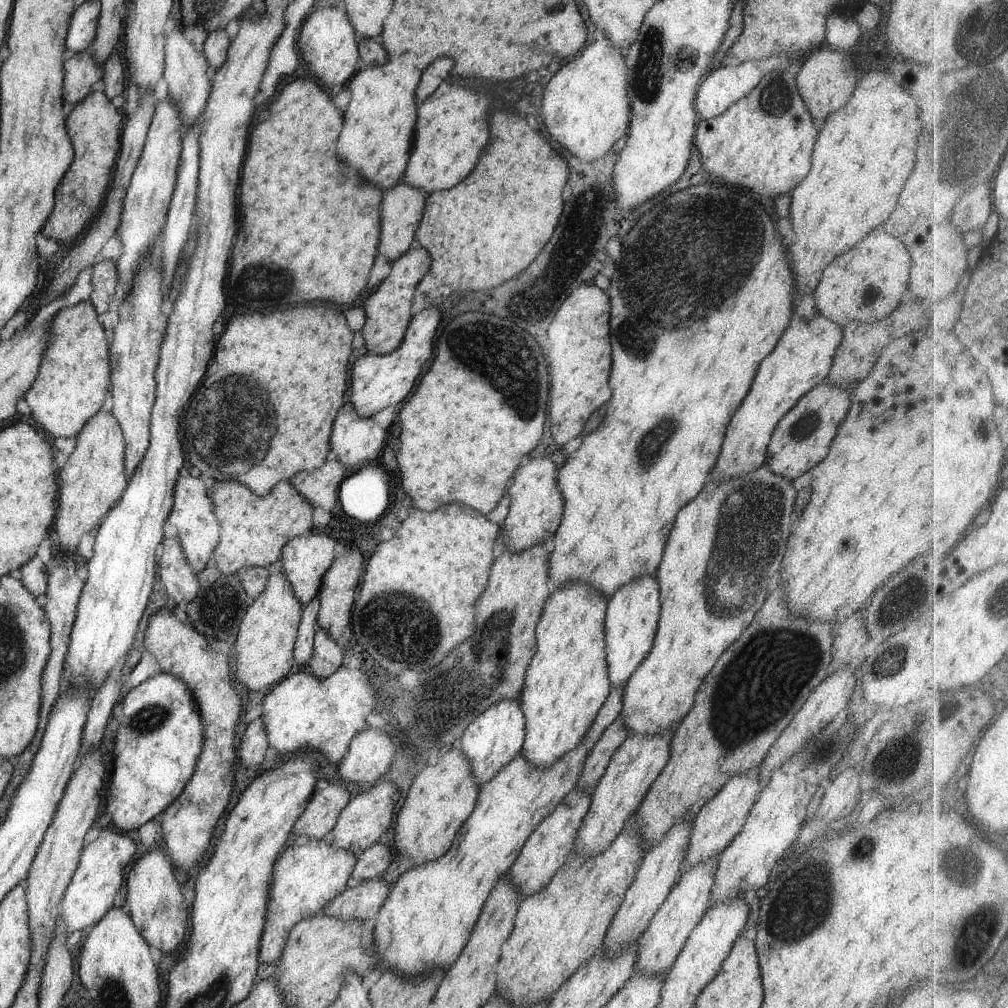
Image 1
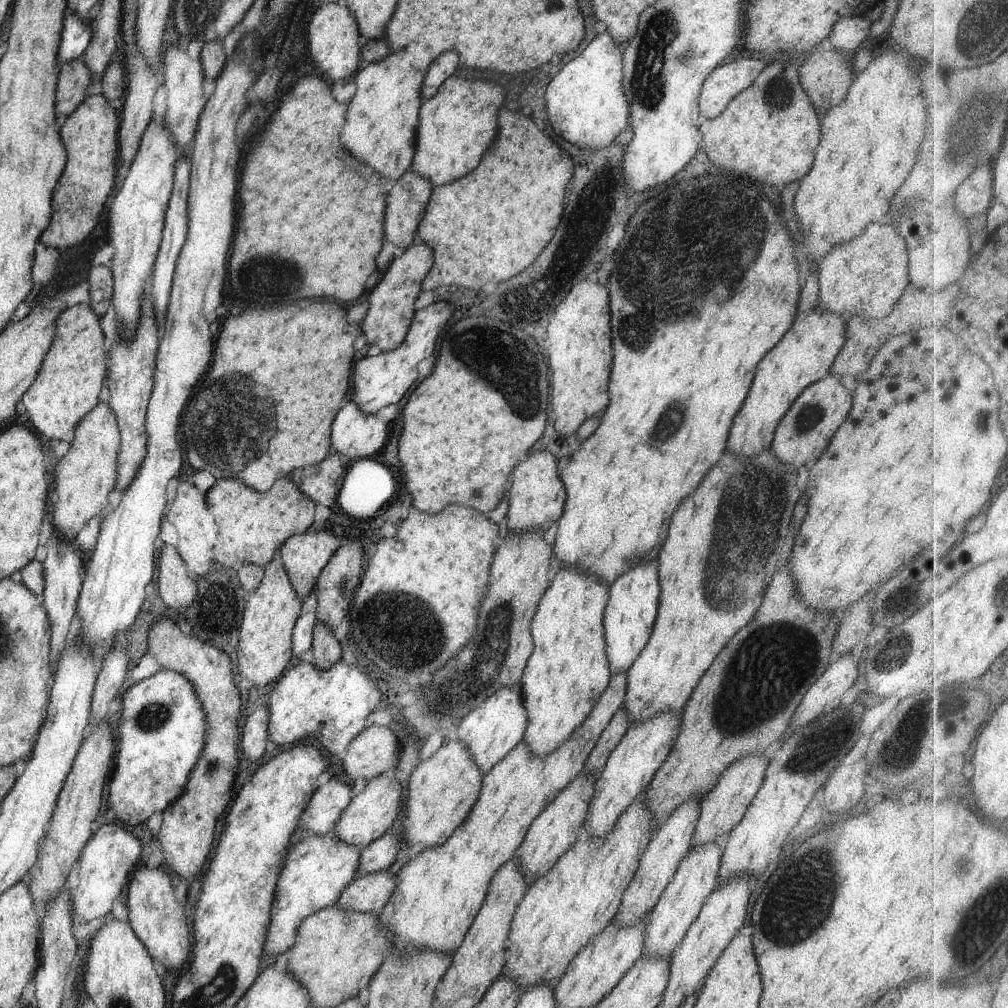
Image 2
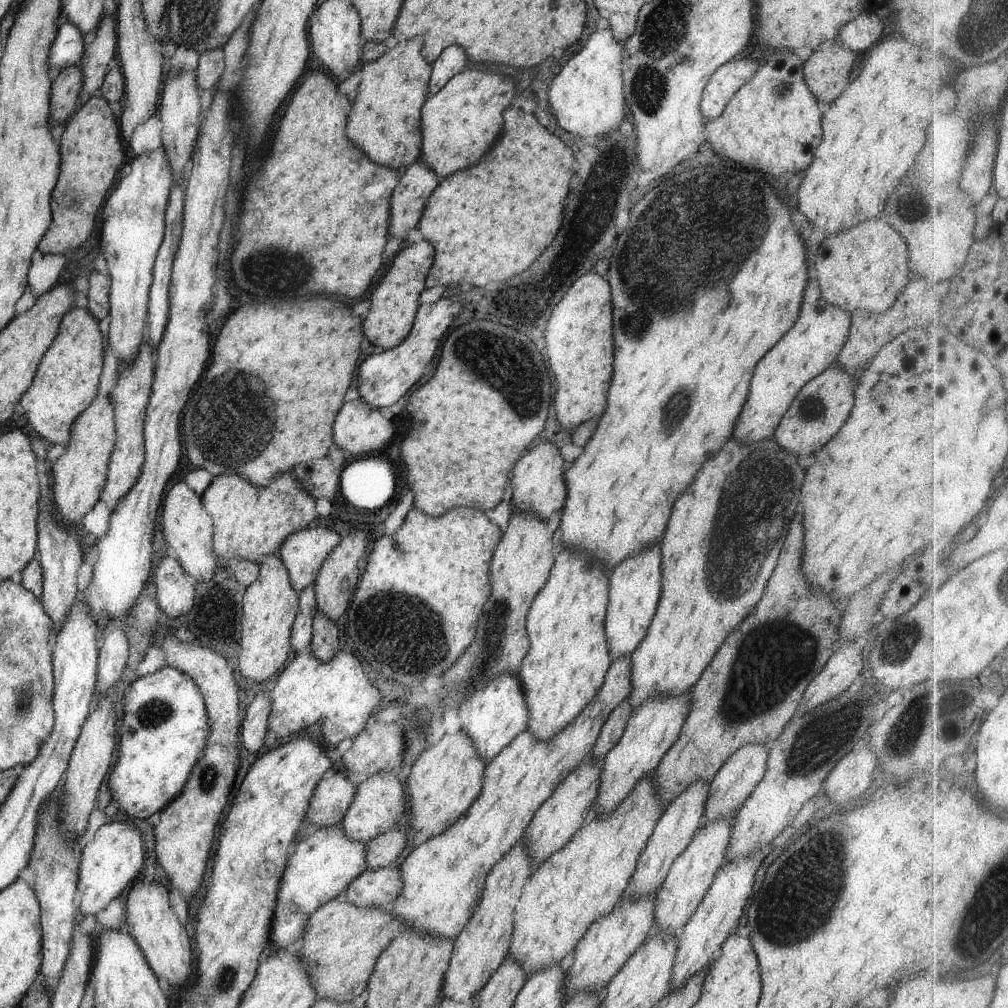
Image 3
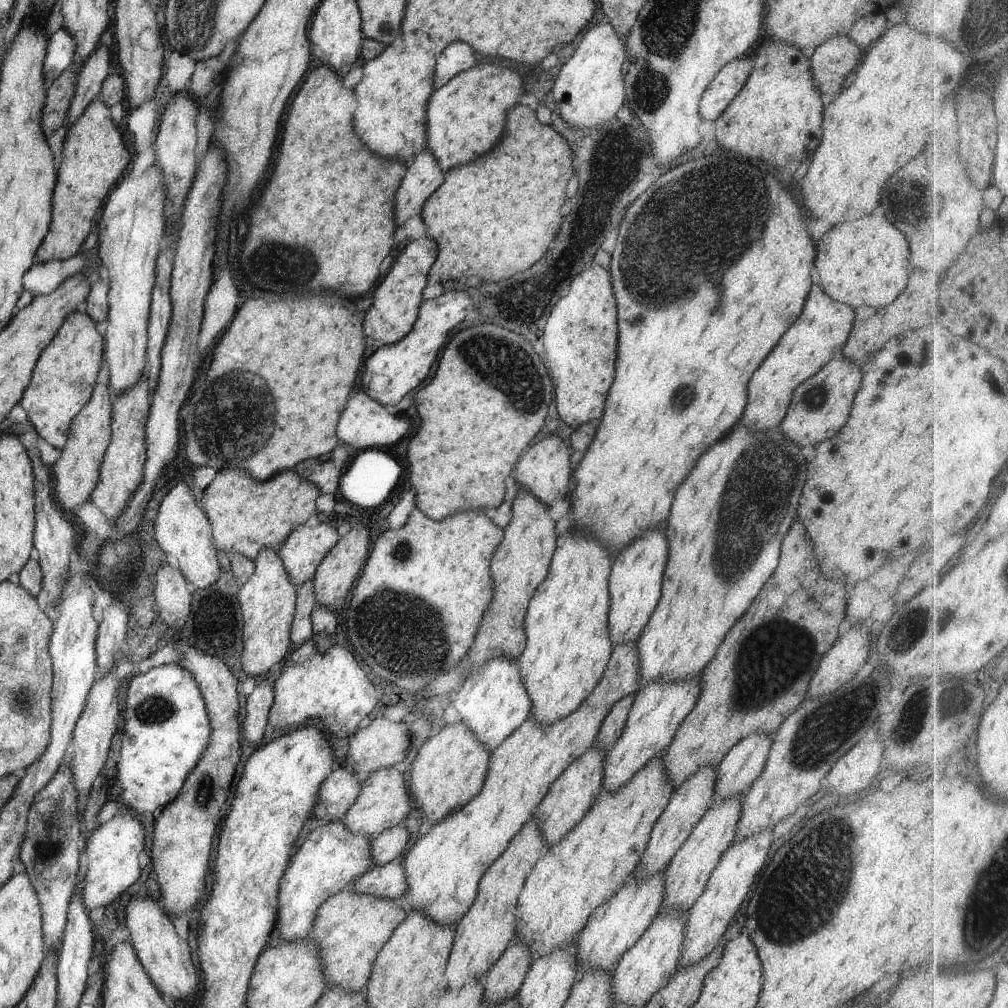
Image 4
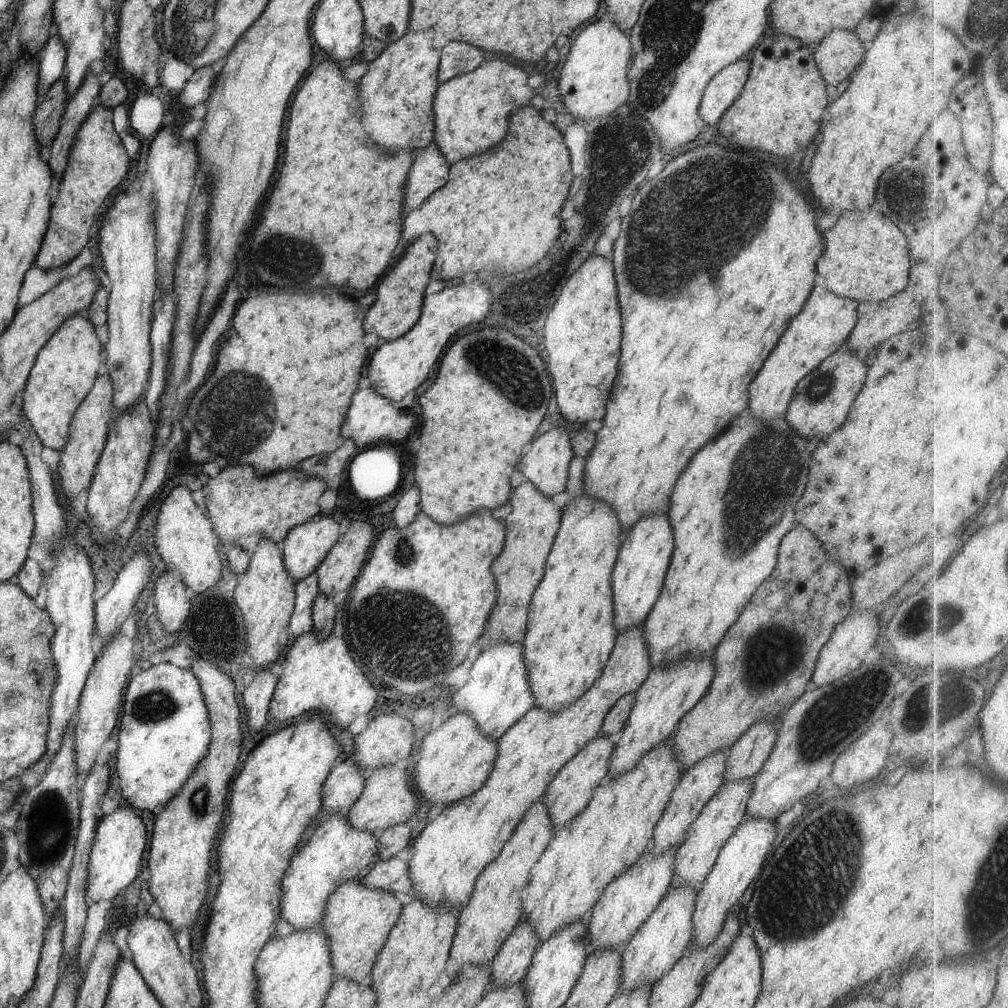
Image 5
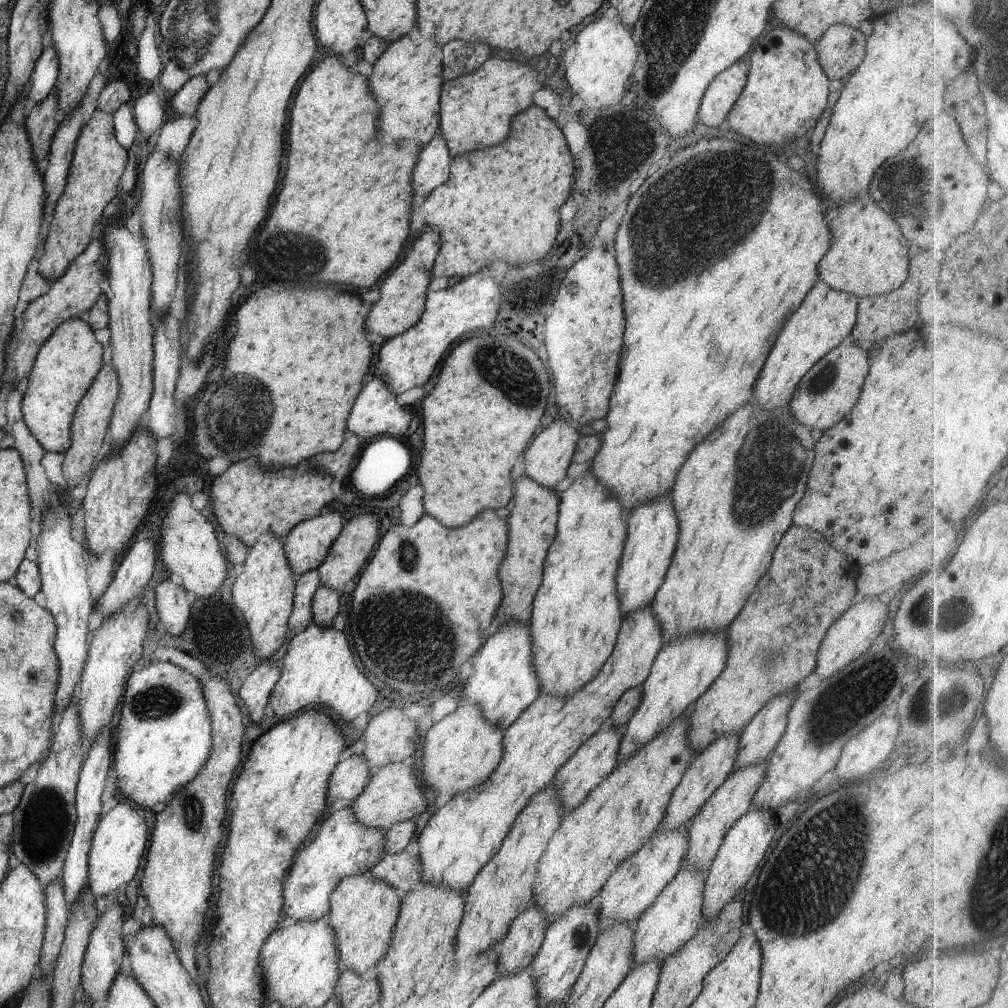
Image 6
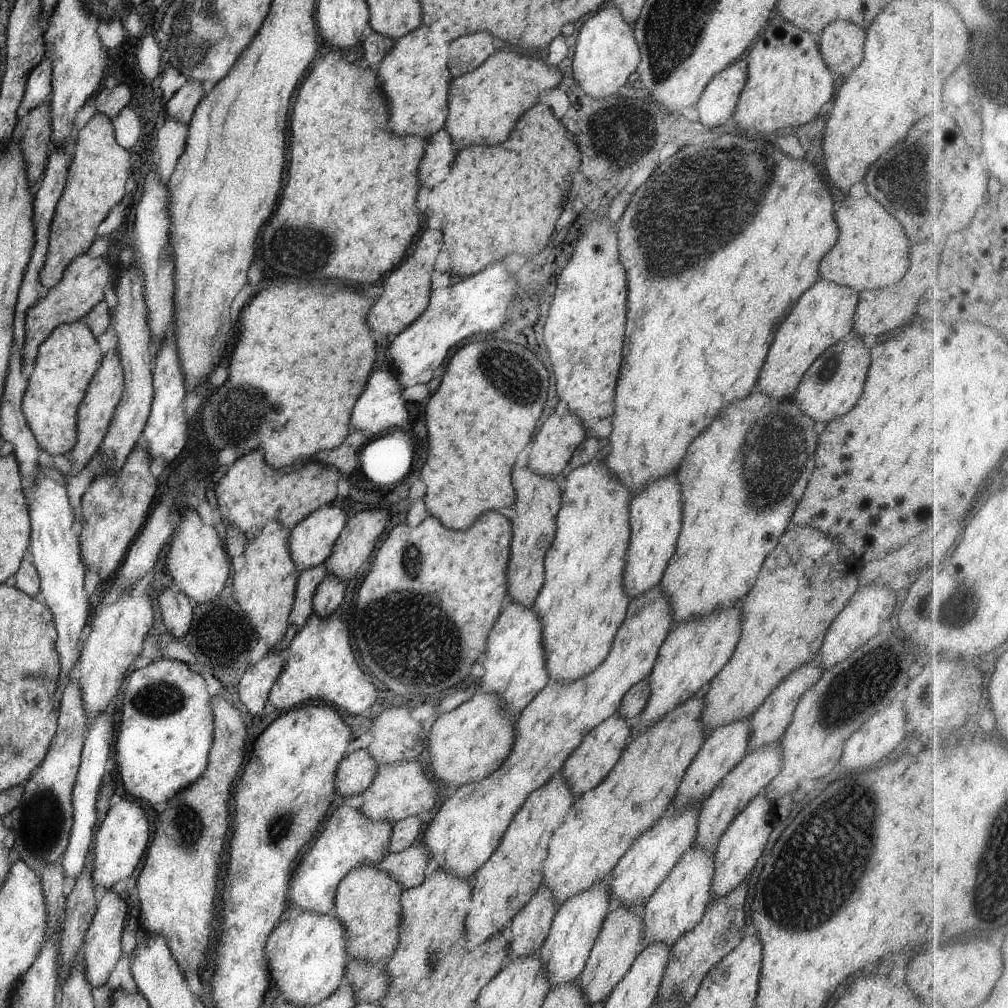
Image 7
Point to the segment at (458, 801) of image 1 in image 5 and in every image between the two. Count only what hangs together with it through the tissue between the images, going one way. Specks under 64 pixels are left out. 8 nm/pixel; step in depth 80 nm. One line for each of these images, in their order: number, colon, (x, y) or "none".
2: (442, 790)
3: (444, 781)
4: (449, 770)
5: (454, 761)

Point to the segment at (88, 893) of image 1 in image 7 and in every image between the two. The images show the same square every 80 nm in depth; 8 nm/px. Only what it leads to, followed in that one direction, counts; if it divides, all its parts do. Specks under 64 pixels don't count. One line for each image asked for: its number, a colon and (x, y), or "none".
2: (106, 863)
3: (113, 859)
4: (112, 865)
5: (114, 860)
6: (119, 842)
7: (119, 843)

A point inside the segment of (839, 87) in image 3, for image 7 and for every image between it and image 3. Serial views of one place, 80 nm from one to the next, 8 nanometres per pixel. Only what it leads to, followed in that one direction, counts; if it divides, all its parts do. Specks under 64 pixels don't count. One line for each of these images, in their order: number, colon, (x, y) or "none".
4: (832, 61)
5: (837, 56)
6: (840, 50)
7: (842, 43)

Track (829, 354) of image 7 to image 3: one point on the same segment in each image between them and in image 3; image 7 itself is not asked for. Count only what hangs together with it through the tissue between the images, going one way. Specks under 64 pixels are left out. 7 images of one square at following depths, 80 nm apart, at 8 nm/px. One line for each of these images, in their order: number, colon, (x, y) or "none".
3: (821, 407)
4: (820, 406)
5: (822, 399)
6: (827, 392)

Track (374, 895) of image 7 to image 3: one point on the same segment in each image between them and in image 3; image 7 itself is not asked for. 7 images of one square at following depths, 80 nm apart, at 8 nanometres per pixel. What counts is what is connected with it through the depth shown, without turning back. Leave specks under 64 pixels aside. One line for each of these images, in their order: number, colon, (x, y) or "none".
3: (342, 942)
4: (349, 930)
5: (357, 920)
6: (363, 911)

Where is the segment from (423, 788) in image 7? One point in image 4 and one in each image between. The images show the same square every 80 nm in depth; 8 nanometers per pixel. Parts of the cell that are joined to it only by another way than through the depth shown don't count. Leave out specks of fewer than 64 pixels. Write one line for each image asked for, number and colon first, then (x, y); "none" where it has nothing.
4: (383, 801)
5: (387, 800)
6: (393, 794)

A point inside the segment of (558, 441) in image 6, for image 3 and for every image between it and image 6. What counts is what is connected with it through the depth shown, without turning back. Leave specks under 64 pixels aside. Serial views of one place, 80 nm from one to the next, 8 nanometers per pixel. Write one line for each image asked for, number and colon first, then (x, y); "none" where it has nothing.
3: (538, 483)
4: (544, 469)
5: (544, 463)

